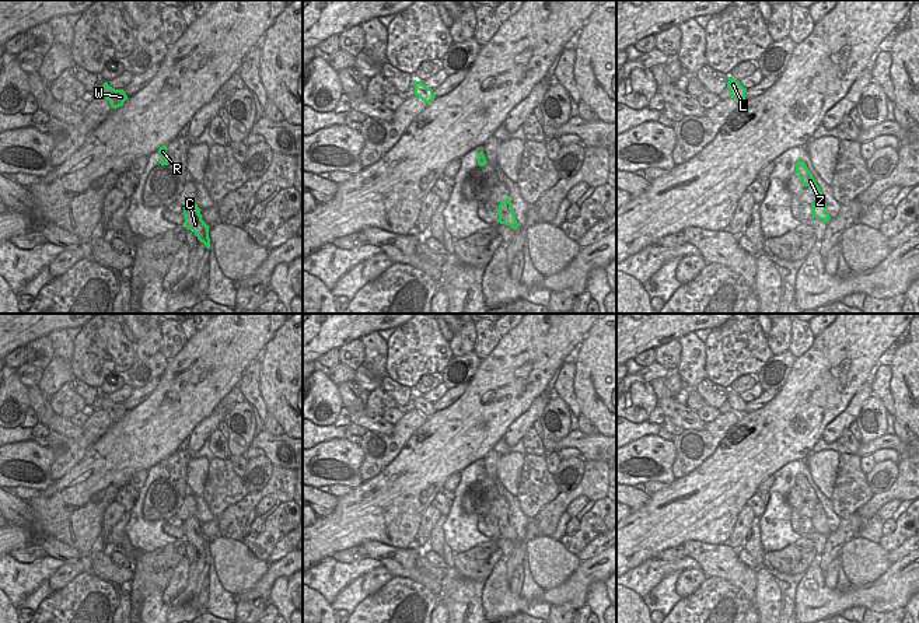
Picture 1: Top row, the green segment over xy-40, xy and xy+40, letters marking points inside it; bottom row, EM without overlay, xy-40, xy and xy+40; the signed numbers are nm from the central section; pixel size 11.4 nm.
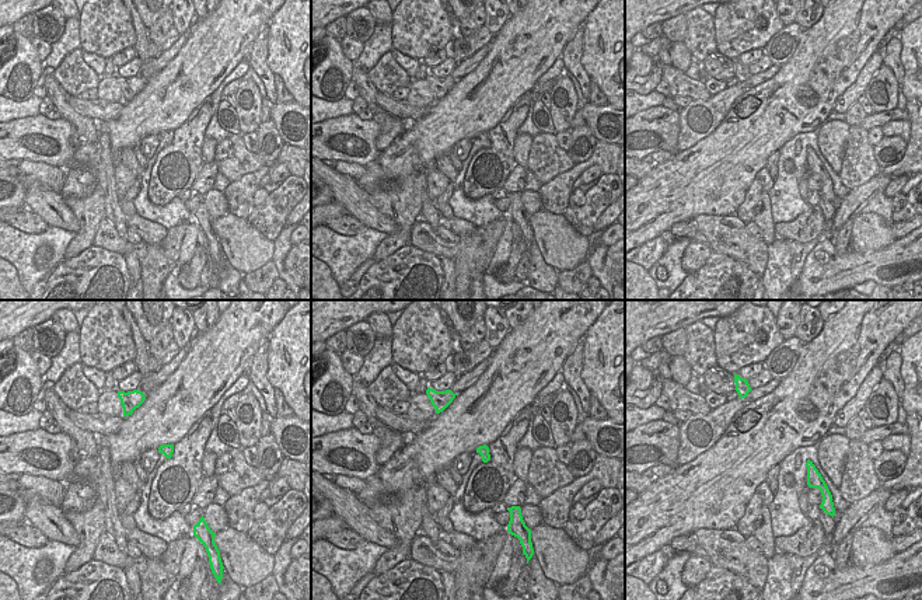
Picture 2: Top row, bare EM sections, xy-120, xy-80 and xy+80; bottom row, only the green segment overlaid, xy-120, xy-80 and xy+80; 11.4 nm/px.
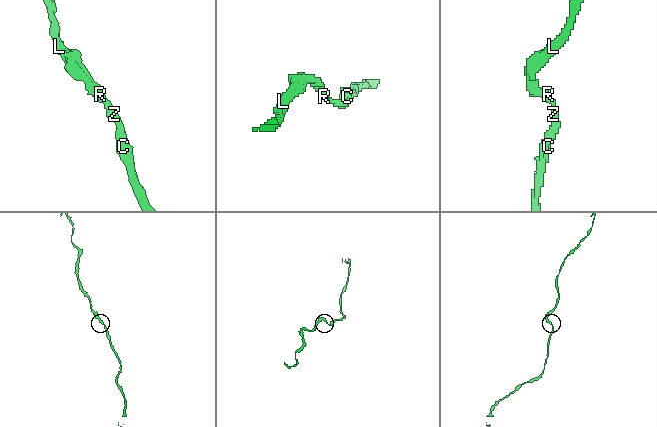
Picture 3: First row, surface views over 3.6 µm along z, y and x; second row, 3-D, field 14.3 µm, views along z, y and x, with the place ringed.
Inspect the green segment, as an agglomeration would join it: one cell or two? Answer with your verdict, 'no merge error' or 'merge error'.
no merge error

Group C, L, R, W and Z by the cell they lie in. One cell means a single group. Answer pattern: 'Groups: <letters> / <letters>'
Groups: C L R W Z

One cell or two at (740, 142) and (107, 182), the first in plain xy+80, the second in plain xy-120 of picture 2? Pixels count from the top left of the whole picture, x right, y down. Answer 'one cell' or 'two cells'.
two cells

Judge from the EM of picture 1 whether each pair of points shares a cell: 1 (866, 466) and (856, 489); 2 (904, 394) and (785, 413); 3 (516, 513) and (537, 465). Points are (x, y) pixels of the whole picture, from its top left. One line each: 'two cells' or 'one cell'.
1: two cells
2: two cells
3: two cells

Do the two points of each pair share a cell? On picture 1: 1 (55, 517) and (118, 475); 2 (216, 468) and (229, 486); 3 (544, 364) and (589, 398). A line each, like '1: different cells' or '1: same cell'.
1: same cell
2: same cell
3: different cells

